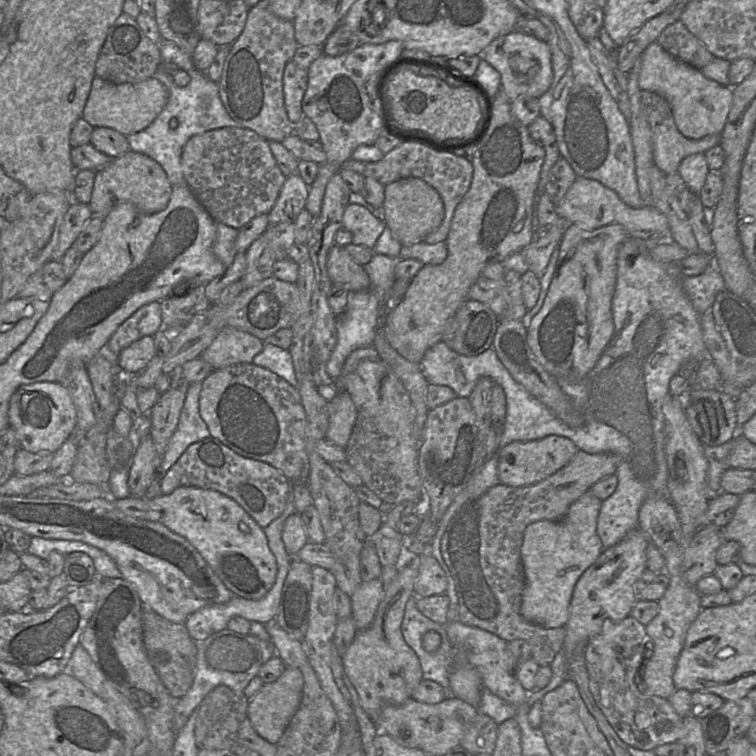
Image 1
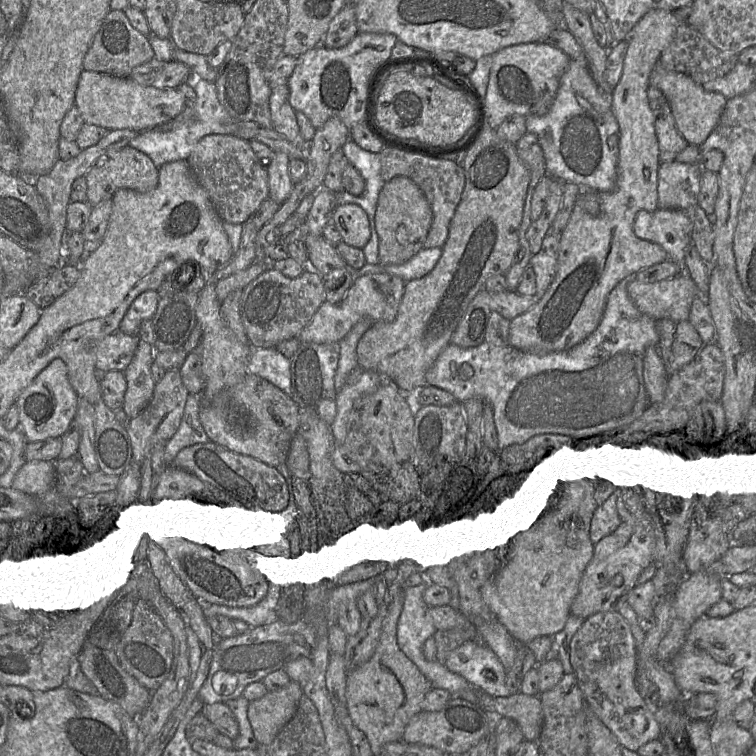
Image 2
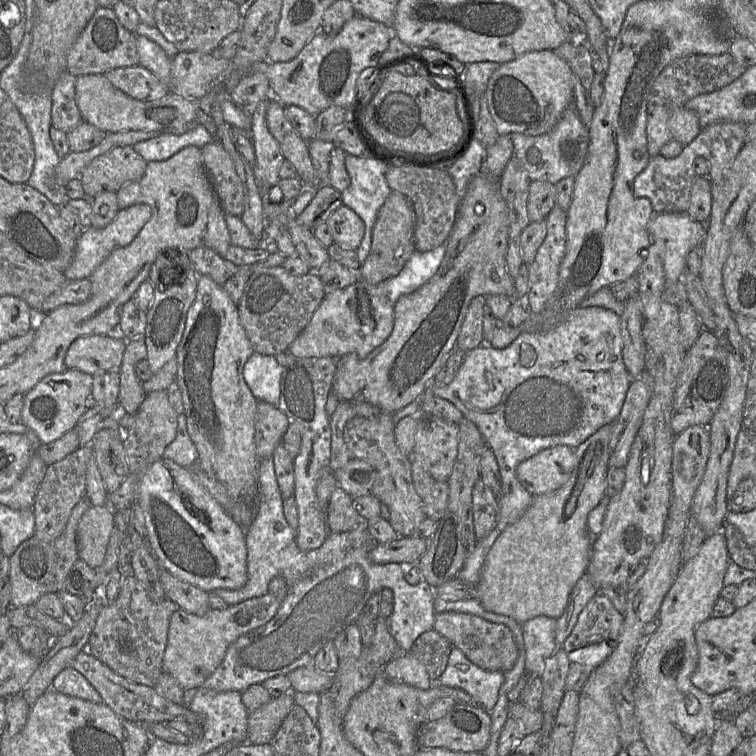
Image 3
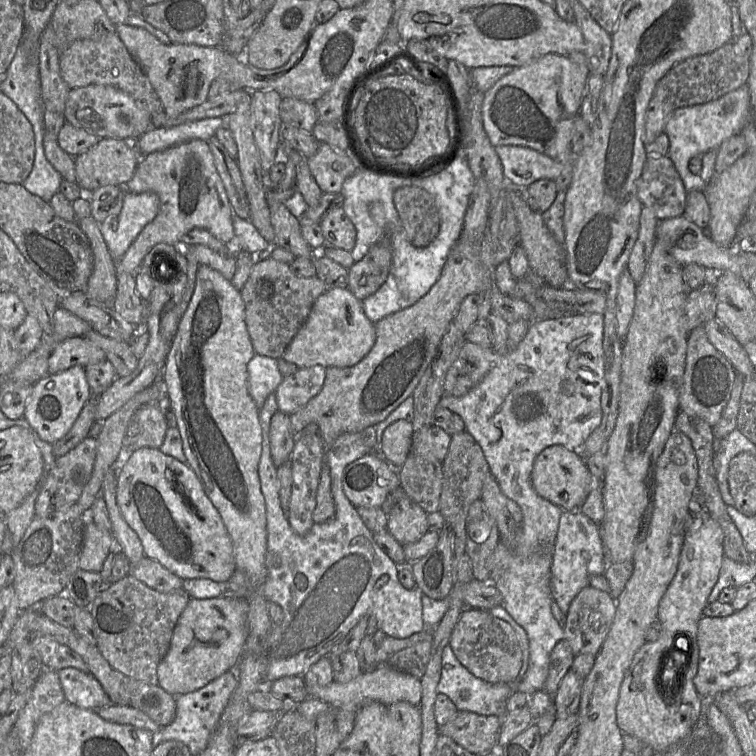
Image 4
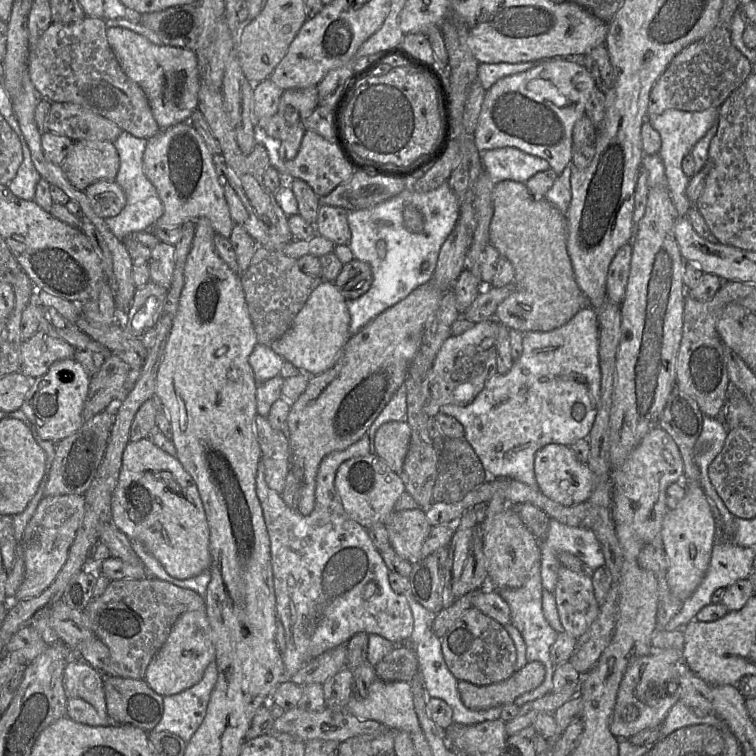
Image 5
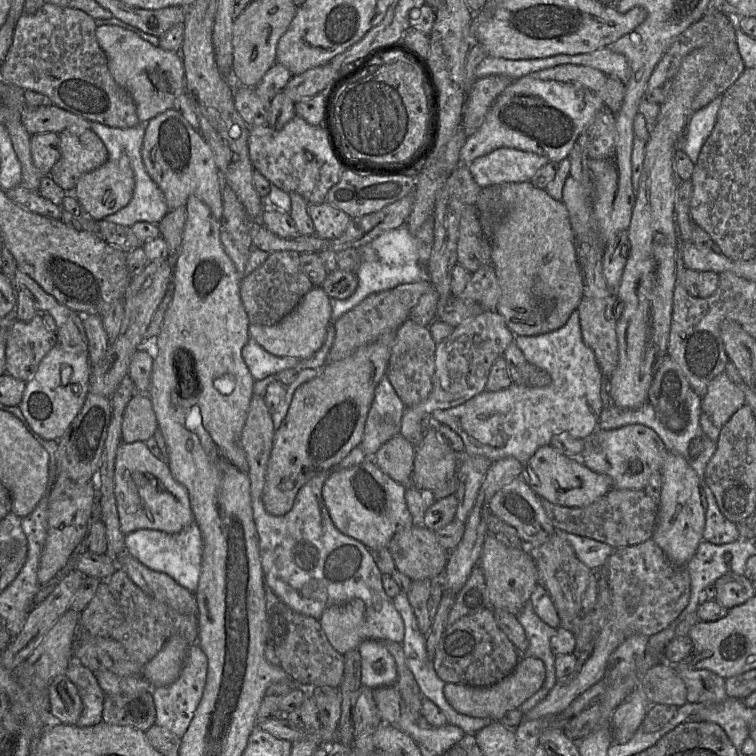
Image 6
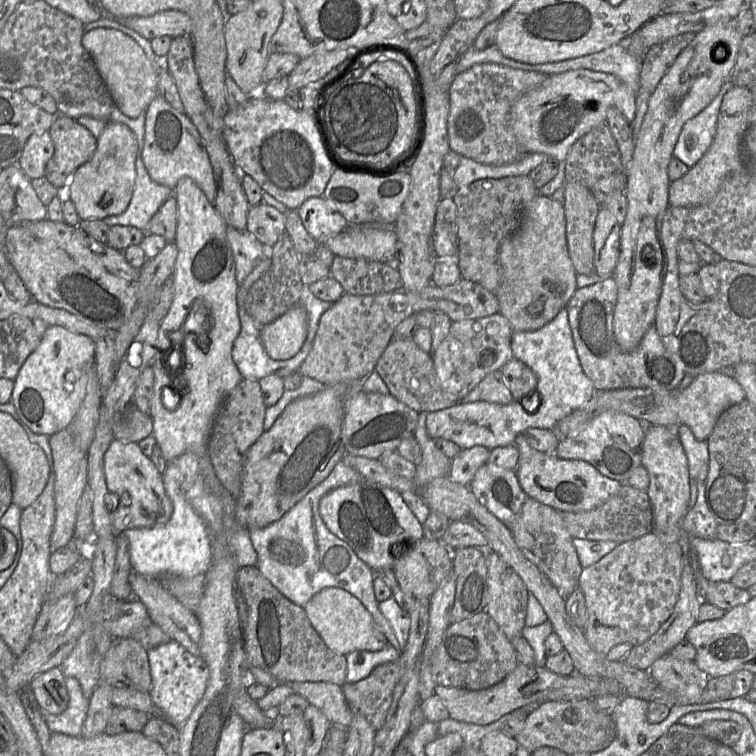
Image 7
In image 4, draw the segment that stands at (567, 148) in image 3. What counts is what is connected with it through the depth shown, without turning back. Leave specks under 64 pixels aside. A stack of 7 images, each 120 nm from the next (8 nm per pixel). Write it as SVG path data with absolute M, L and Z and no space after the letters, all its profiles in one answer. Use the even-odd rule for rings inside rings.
M517 145L495 146L506 183L523 189L540 179L556 180L564 165L528 147Z

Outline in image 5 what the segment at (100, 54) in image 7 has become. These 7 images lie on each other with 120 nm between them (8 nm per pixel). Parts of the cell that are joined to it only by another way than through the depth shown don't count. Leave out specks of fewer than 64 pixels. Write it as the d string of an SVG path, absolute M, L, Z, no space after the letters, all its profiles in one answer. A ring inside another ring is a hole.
M108 27L108 43L122 70L144 91L159 128L166 129L189 118L198 109L200 69L194 50L155 45L144 36L123 27Z

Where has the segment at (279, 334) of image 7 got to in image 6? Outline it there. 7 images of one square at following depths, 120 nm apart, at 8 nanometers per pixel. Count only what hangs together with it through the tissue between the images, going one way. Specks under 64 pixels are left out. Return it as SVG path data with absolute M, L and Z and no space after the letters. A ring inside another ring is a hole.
M316 286L281 321L272 326L250 324L249 333L262 348L275 356L306 359L322 347L330 323L333 323L330 297L320 286Z

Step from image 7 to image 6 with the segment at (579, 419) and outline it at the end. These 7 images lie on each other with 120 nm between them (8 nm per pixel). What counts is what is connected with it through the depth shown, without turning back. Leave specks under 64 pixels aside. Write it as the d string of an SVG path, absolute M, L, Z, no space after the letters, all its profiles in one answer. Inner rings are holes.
M725 373L719 374L710 381L707 392L701 398L702 413L708 415L718 428L724 426L743 405L745 405L745 397L742 390Z

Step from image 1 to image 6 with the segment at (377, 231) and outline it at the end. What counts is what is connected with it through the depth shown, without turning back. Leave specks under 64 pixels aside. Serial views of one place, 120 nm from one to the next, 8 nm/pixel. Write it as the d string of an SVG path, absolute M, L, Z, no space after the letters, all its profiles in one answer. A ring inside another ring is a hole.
M326 201L309 205L308 214L315 227L314 235L326 240L339 238L351 221L348 214Z

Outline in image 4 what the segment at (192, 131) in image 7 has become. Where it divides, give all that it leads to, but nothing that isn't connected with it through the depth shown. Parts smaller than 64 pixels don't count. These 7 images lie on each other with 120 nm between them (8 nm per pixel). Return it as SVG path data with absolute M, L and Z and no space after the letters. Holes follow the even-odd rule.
M190 140L166 150L143 156L139 160L134 175L124 184L122 189L132 193L153 192L158 196L160 201L160 207L156 217L142 229L118 262L121 268L131 275L137 273L145 255L153 246L159 243L176 245L184 234L194 228L207 230L217 240L223 243L234 243L234 230L232 225L233 212L221 178L215 168L208 142L206 141Z

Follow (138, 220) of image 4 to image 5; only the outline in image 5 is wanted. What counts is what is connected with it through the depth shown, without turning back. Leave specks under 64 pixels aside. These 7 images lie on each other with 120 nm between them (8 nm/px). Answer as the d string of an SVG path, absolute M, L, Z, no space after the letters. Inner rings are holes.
M122 132L113 144L119 155L119 169L115 182L121 187L126 197L126 205L121 212L111 218L104 218L110 231L118 240L122 240L132 232L147 231L162 216L163 204L153 184L143 171L143 154L147 139L137 138L127 132Z

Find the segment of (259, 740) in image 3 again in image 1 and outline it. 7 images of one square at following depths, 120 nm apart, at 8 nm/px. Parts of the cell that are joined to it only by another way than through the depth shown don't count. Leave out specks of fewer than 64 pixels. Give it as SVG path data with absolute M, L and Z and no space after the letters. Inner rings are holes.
M287 667L274 682L265 683L248 701L248 718L256 733L271 744L276 744L300 706L304 676L300 669Z

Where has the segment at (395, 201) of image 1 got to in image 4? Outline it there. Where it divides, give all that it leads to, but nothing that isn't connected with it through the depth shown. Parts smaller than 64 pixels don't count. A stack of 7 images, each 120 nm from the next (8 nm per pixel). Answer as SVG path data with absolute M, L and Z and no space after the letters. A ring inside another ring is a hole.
M388 240L373 245L368 253L348 269L347 289L359 300L375 293L386 281L392 264Z

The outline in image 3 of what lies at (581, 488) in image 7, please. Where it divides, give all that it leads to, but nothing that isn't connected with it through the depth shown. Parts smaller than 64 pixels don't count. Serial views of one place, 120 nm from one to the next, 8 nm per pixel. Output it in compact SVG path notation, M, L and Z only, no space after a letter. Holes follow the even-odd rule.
M558 445L522 461L516 476L533 496L551 493L562 487L577 467L575 450Z

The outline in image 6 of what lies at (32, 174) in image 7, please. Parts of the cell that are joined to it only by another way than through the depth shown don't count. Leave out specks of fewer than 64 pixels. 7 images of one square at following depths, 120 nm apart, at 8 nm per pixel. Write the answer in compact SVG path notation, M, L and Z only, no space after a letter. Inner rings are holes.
M47 132L33 135L30 146L34 166L44 176L49 175L61 155L59 134Z

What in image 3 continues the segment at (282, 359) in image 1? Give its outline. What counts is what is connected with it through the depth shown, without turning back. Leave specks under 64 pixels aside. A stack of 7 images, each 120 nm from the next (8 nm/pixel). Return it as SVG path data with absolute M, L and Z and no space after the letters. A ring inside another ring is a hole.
M254 352L244 365L243 376L258 401L277 406L286 369L277 362L275 356Z

